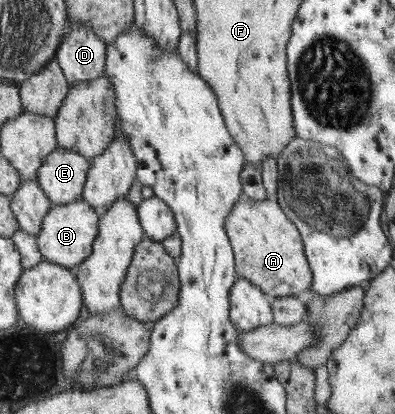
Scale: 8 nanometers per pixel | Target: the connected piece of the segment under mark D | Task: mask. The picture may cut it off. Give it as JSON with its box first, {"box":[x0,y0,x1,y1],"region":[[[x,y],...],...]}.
{"box":[54,23,107,85],"region":[[[71,23],[54,60],[60,63],[70,85],[105,74],[107,42],[86,23]]]}

